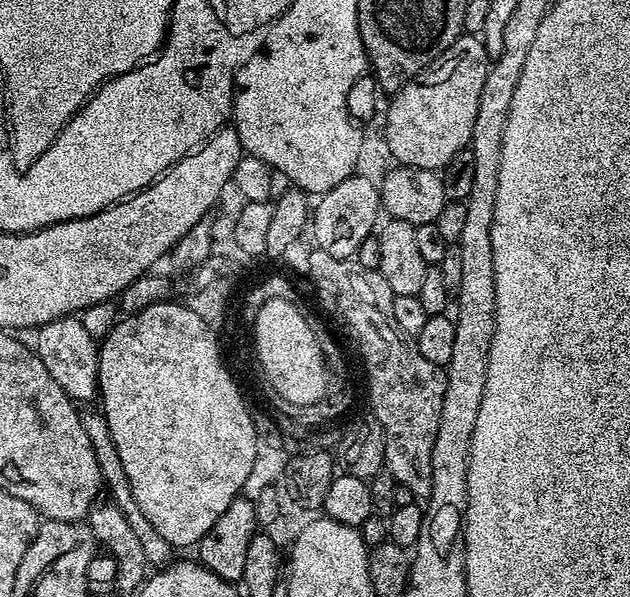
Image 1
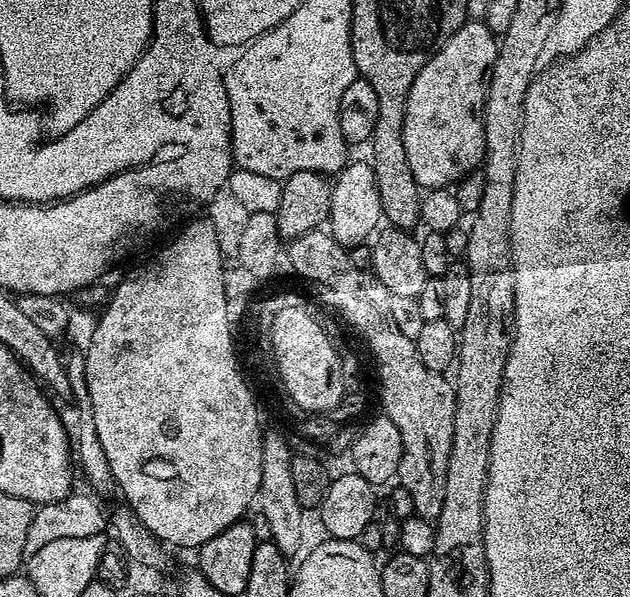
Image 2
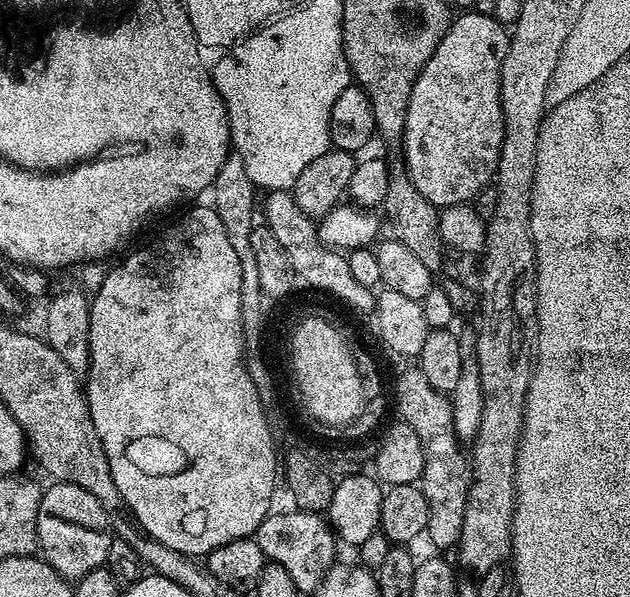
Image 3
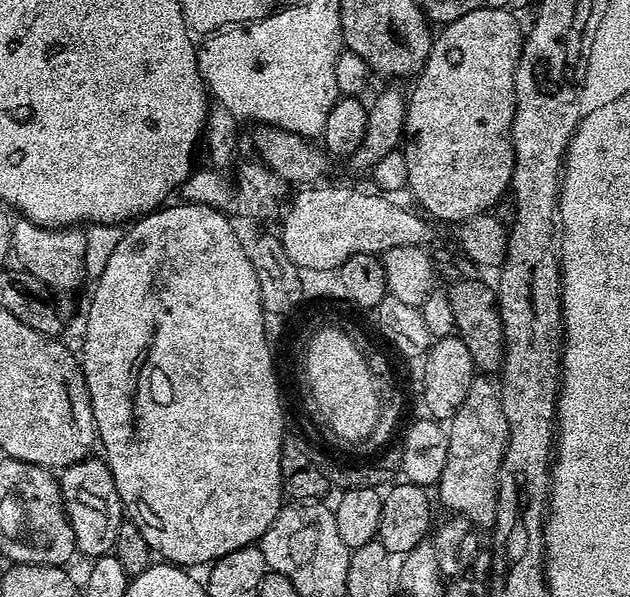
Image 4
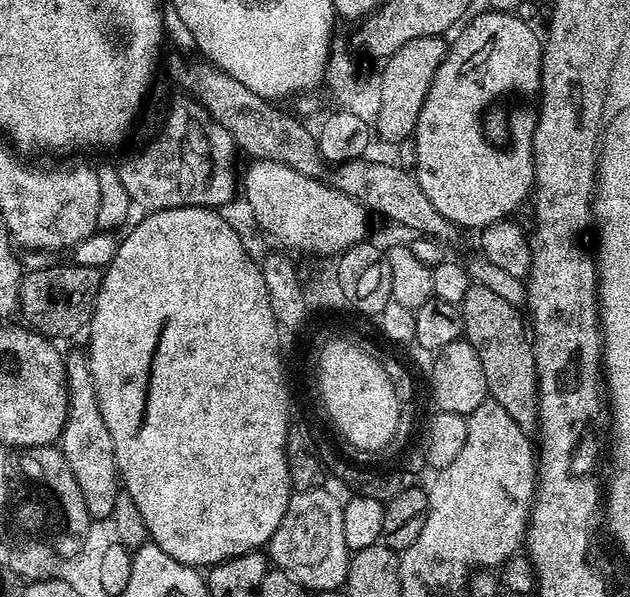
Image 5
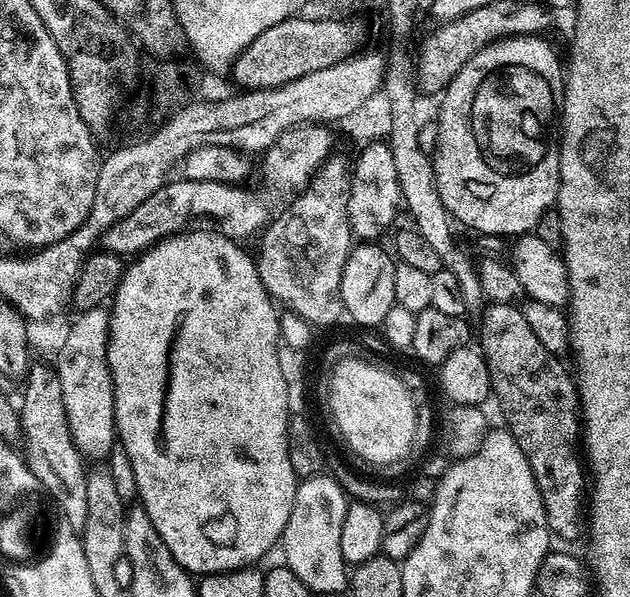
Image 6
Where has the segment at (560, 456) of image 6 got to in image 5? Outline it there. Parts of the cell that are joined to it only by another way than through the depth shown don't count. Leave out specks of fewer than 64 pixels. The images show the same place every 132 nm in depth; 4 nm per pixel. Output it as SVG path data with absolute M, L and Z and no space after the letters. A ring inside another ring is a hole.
M475 282L470 286L470 290L466 290L466 298L462 298L459 306L464 323L463 339L468 340L470 346L474 346L474 354L478 354L478 362L482 362L489 397L496 400L498 406L502 406L502 410L506 410L506 414L514 418L514 422L518 422L521 430L529 434L535 433L540 422L540 383L536 373L536 346L532 343L530 328L521 309L506 302L506 298L498 298L494 290L486 290L486 286Z

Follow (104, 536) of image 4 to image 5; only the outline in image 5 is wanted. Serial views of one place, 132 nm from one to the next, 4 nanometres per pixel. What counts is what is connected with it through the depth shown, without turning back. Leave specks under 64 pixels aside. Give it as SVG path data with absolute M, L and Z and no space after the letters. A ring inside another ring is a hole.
M83 351L67 353L64 369L68 383L68 421L64 423L64 433L60 436L58 447L66 462L70 462L70 470L78 486L82 486L82 498L86 498L88 513L93 520L107 520L122 491L120 471L114 458L114 442L98 410L98 394L94 390L94 374L90 374L87 355Z

